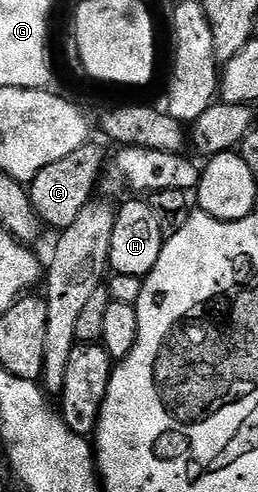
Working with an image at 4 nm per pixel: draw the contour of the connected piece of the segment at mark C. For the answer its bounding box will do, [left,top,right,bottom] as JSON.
[28,142,106,230]

